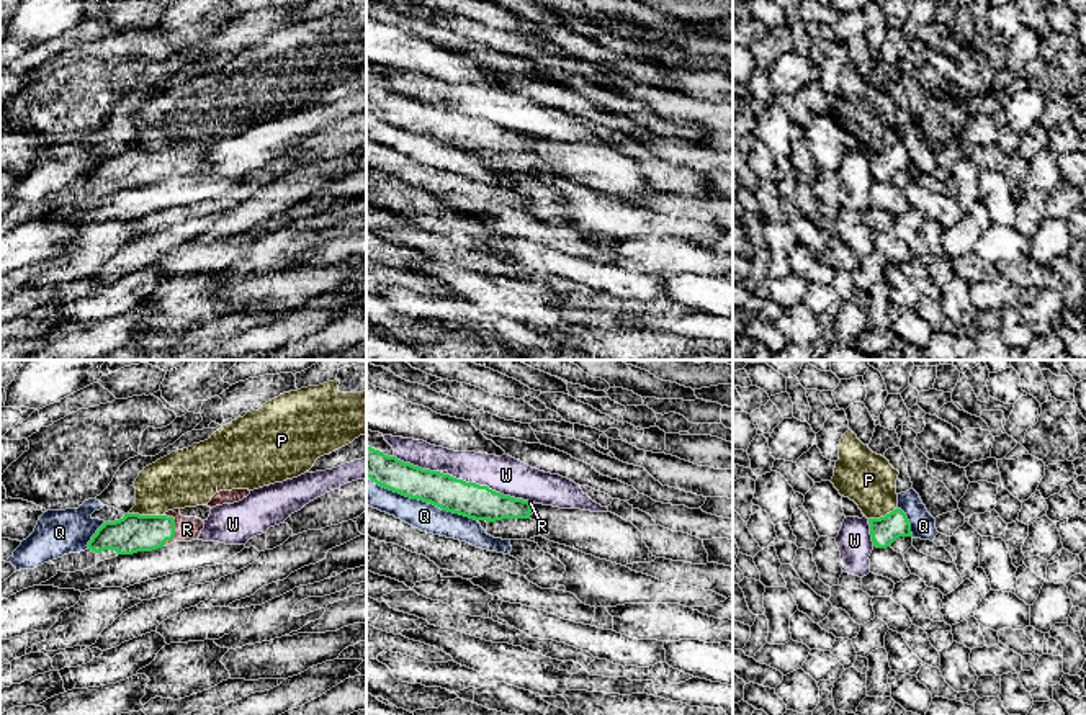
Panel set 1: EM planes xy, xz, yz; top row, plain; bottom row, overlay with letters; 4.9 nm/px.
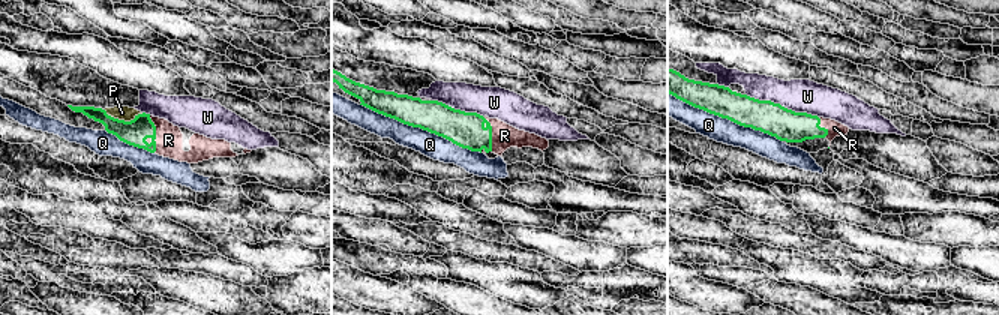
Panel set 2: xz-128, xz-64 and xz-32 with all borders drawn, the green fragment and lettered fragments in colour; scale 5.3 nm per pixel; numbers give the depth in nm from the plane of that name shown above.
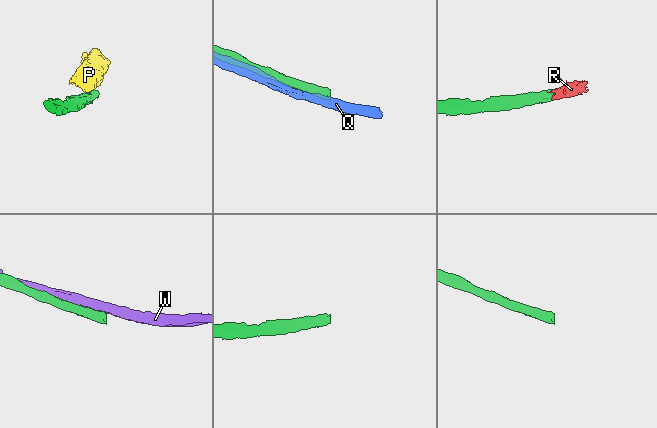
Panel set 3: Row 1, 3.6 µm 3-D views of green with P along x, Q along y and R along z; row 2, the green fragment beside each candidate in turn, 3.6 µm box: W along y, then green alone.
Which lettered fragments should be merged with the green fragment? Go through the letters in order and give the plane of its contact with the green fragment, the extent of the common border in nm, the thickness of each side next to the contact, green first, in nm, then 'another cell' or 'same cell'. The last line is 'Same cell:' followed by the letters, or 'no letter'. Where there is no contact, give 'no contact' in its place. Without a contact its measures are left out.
P: xy | 180 nm | 190/280 nm | another cell
Q: xz | 600 nm | 170/140 nm | another cell
R: xy | 160 nm | 190/120 nm | same cell
W: xz | 420 nm | 170/190 nm | another cell
Same cell: R

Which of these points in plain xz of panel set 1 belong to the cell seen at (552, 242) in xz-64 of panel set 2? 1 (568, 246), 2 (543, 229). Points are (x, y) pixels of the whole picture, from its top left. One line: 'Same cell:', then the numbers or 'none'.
Same cell: none

